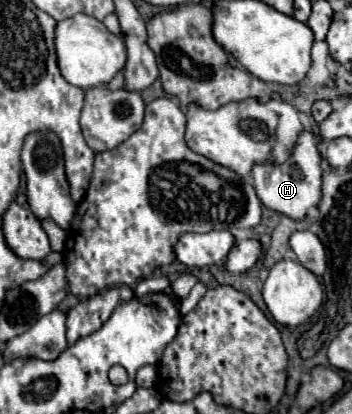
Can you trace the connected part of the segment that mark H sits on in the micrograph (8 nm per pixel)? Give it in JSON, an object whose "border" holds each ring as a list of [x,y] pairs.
{"border":[[[302,130],[290,152],[290,158],[284,164],[270,164],[270,162],[254,164],[252,178],[254,178],[256,194],[266,208],[290,216],[294,220],[302,220],[308,208],[318,206],[322,198],[322,168],[320,168],[320,154],[314,142],[314,134]]]}

